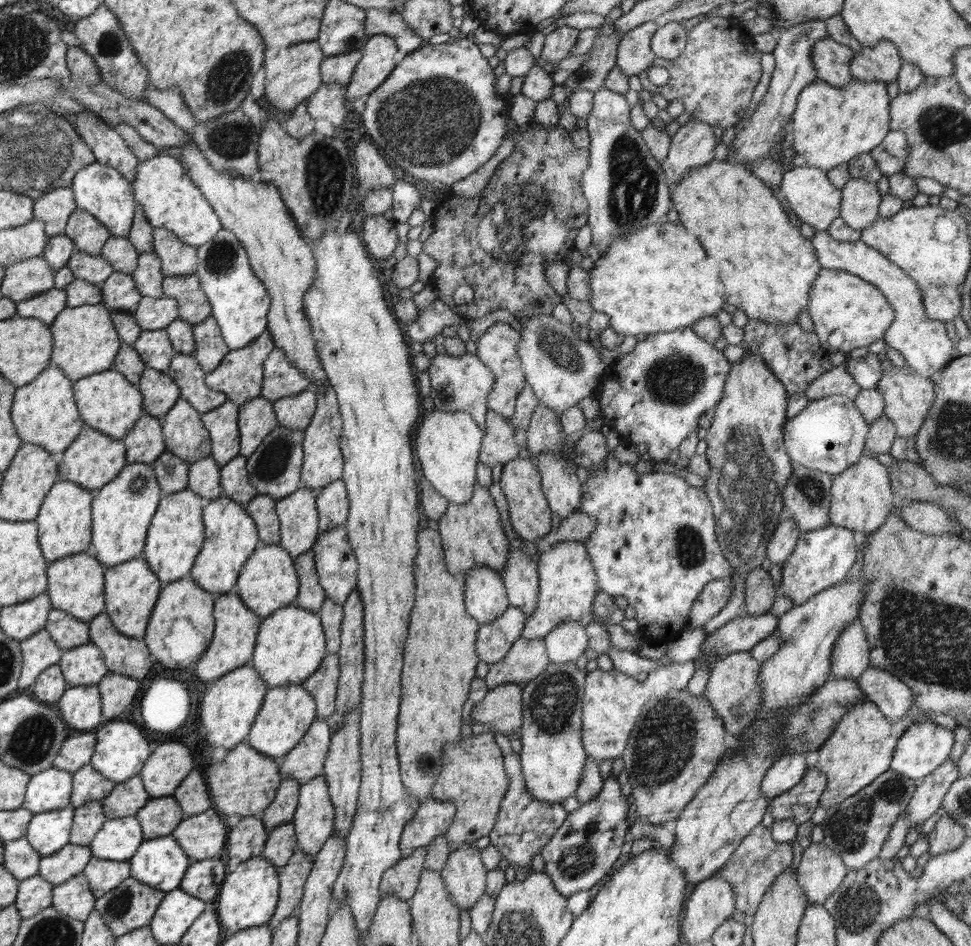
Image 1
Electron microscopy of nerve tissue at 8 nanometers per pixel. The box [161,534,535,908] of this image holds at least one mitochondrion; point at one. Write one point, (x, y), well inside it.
(424, 764)

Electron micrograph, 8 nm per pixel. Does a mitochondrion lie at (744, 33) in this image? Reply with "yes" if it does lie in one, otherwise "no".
no

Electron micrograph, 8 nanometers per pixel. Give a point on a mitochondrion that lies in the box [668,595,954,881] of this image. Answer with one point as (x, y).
(847, 829)

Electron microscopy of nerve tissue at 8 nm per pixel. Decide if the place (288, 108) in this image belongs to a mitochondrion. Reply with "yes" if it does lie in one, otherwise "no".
no

